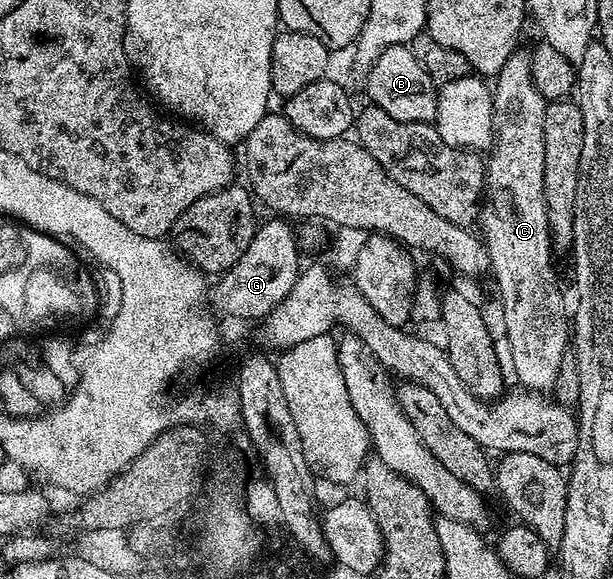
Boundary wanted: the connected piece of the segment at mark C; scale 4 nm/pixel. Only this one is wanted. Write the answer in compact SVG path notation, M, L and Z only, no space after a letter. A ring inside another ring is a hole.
M518 50L503 62L503 70L495 78L493 94L493 143L488 149L485 160L485 195L483 203L479 209L479 235L485 242L485 249L489 252L489 266L491 276L497 279L497 288L501 291L501 304L505 307L505 340L509 343L509 360L513 363L513 372L517 375L517 380L522 389L532 390L538 394L545 394L552 389L555 378L559 374L559 366L567 359L567 353L571 348L571 316L565 312L565 300L561 297L561 292L556 288L556 280L553 278L553 256L555 249L553 238L549 235L549 219L547 218L547 198L543 194L543 134L544 134L544 112L547 100L541 96L536 88L536 83L532 78L532 66L530 64L530 53Z

